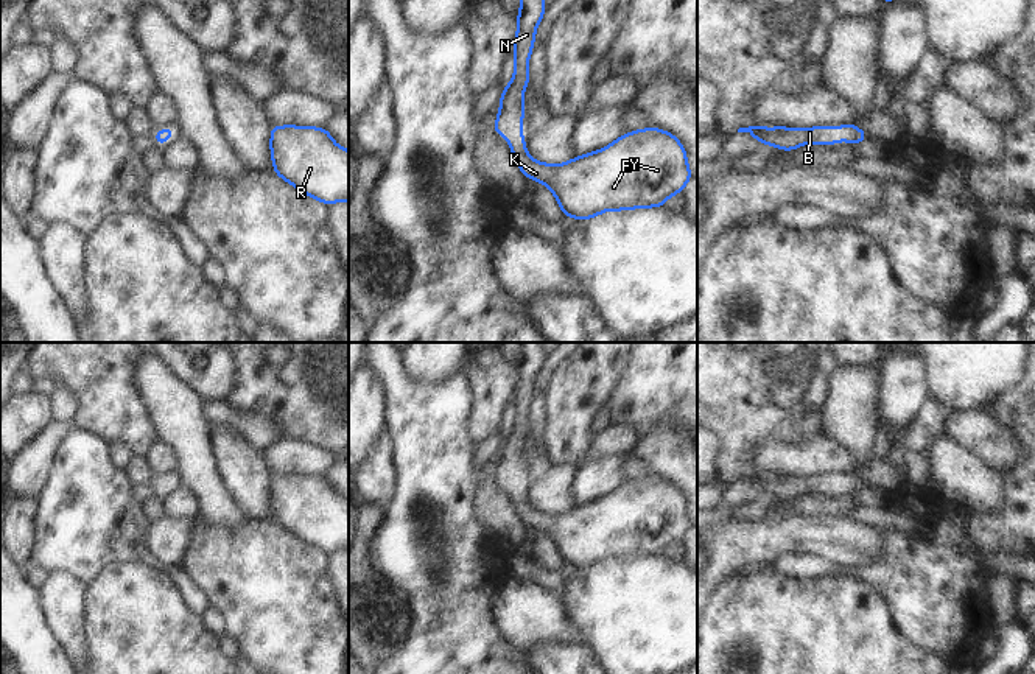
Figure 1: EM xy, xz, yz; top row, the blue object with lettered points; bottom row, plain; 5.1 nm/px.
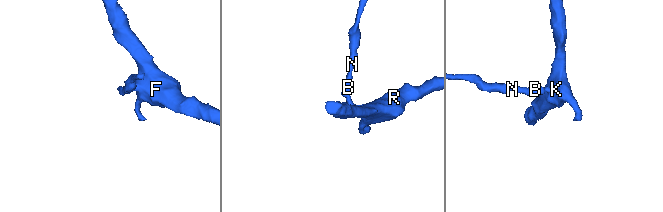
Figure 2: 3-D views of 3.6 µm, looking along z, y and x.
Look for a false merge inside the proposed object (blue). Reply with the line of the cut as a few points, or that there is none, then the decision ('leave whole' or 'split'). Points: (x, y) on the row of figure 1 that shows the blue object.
no cut; leave whole

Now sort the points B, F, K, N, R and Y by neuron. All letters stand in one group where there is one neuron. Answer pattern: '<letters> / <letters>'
B F K N R Y

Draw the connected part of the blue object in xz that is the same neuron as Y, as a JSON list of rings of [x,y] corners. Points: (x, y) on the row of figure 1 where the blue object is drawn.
[[[521,0],[515,34],[515,72],[503,89],[493,131],[509,139],[509,148],[526,177],[548,185],[562,213],[588,219],[605,210],[663,207],[693,177],[683,145],[668,131],[640,129],[621,135],[601,151],[560,163],[532,160],[521,134],[523,92],[529,84],[528,59],[543,17],[543,0]]]

